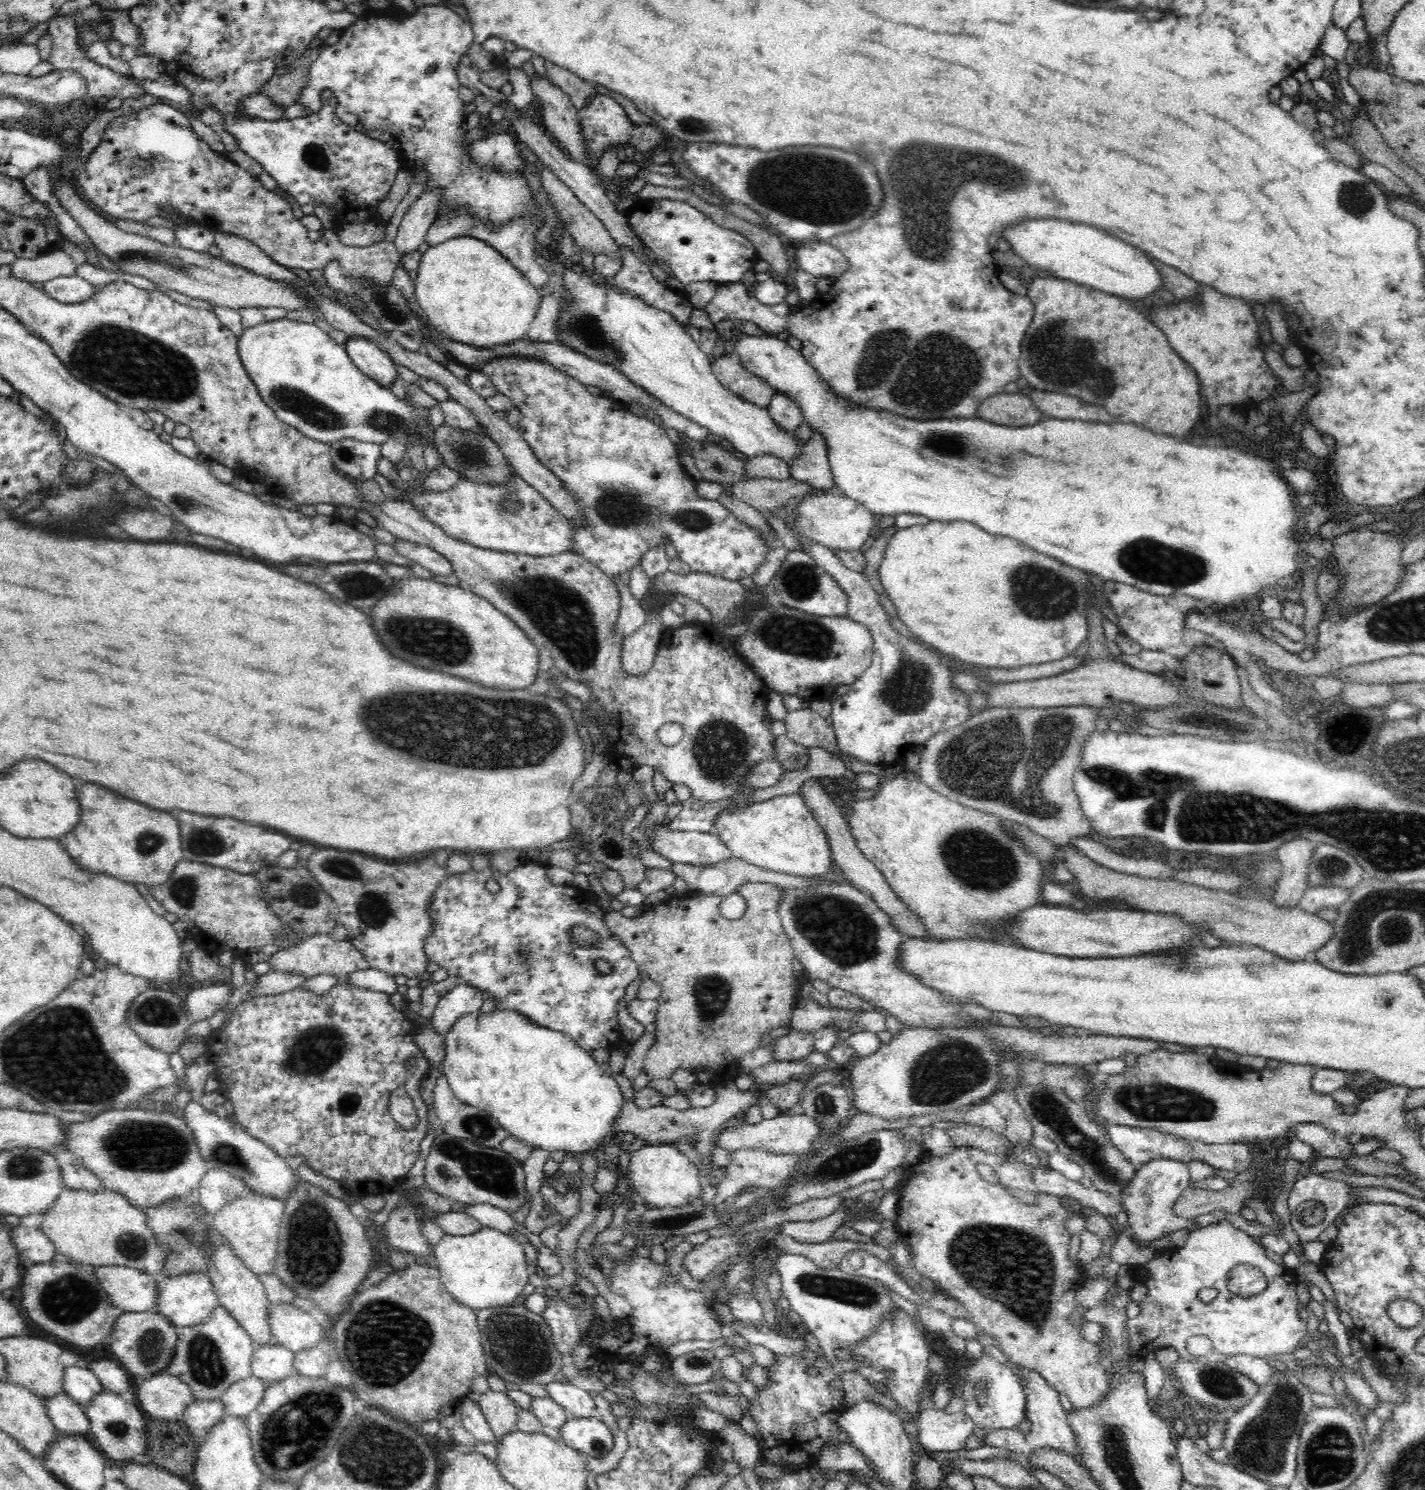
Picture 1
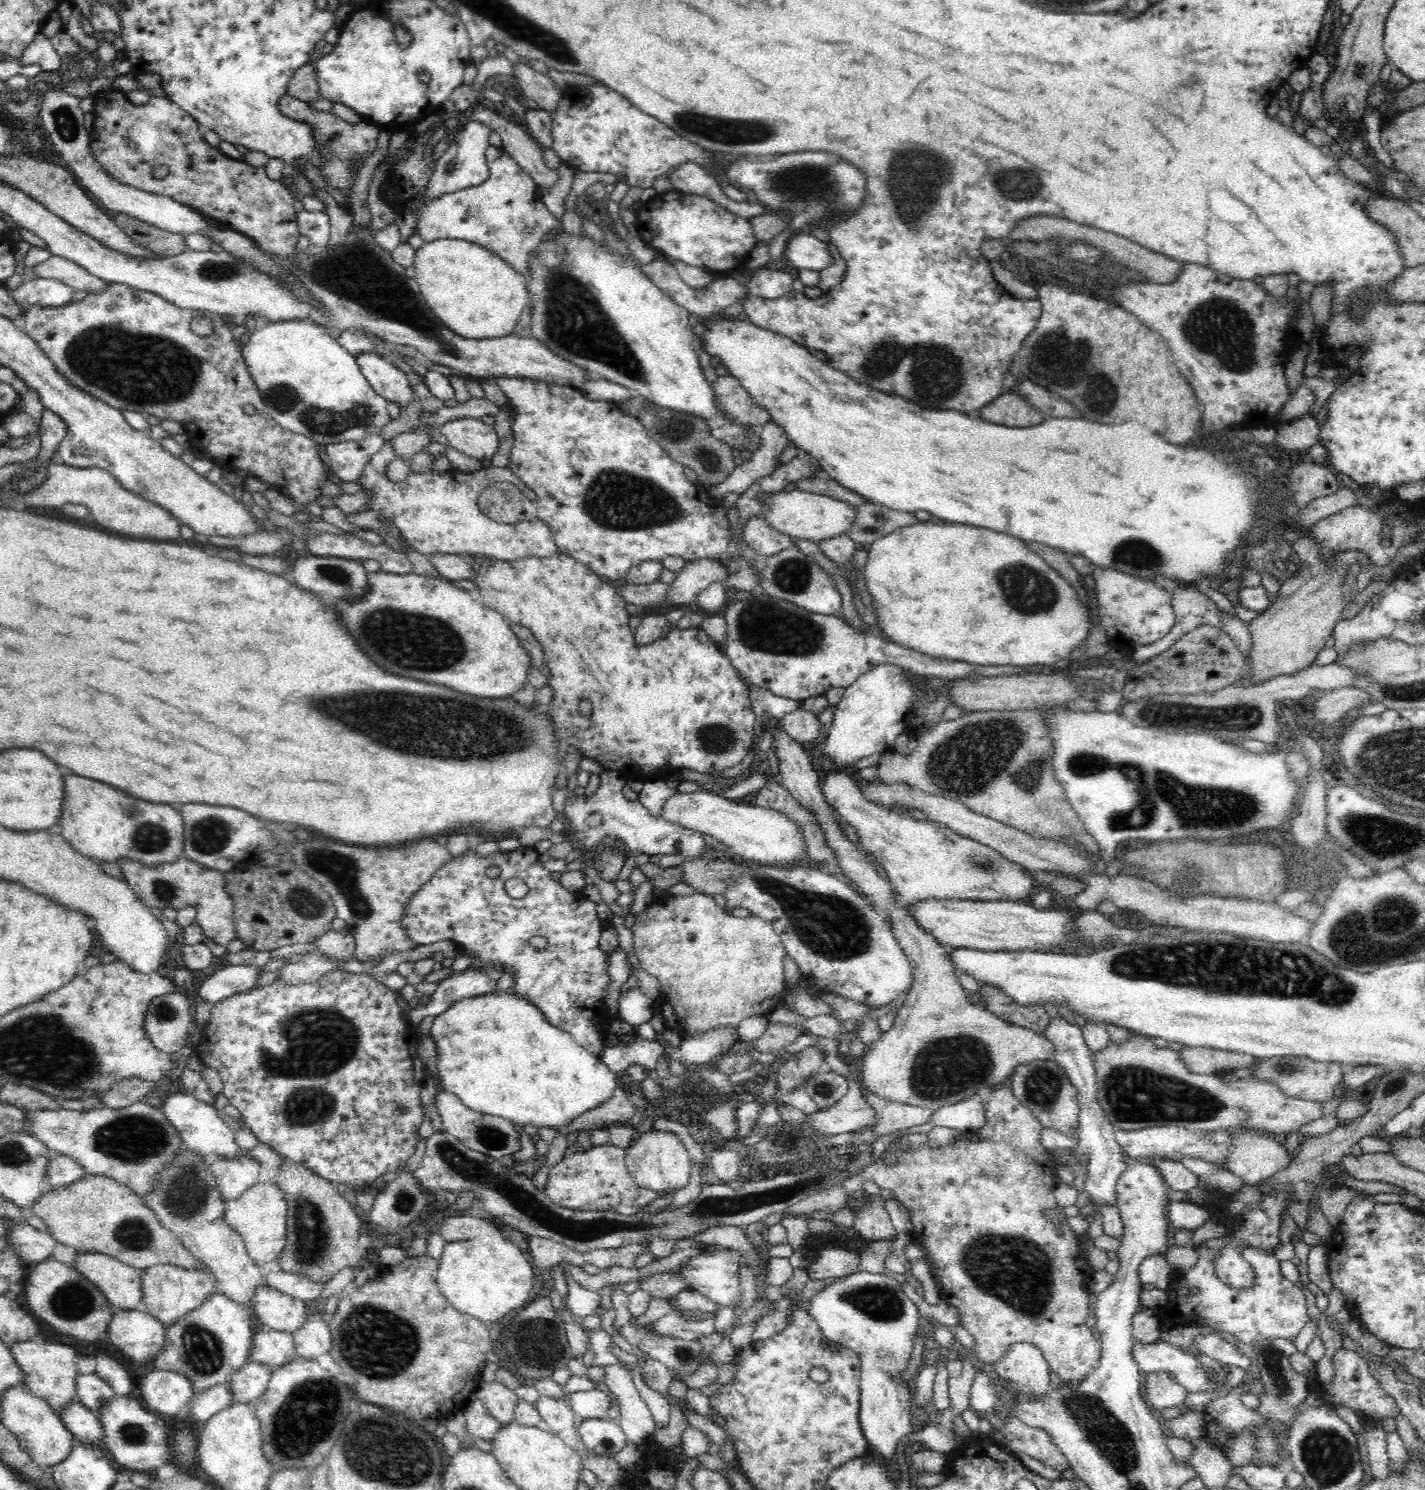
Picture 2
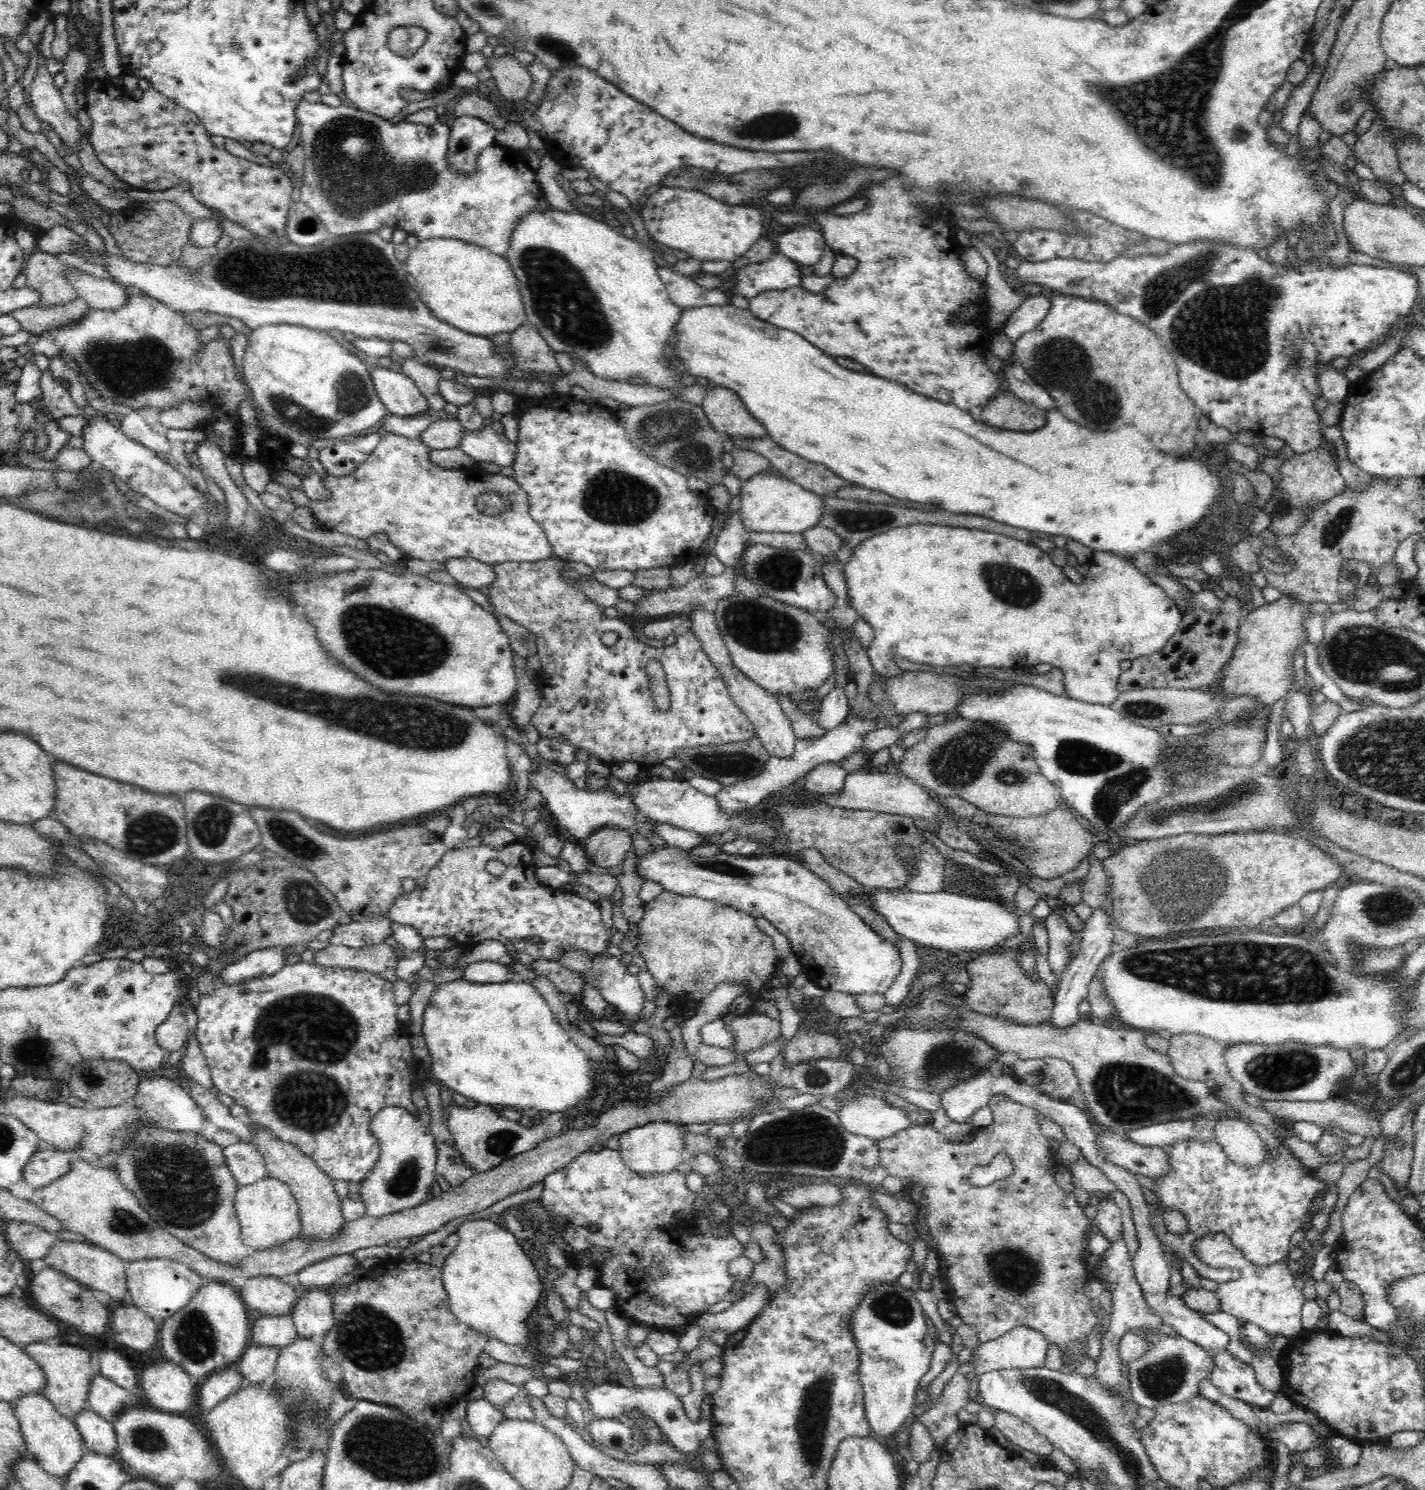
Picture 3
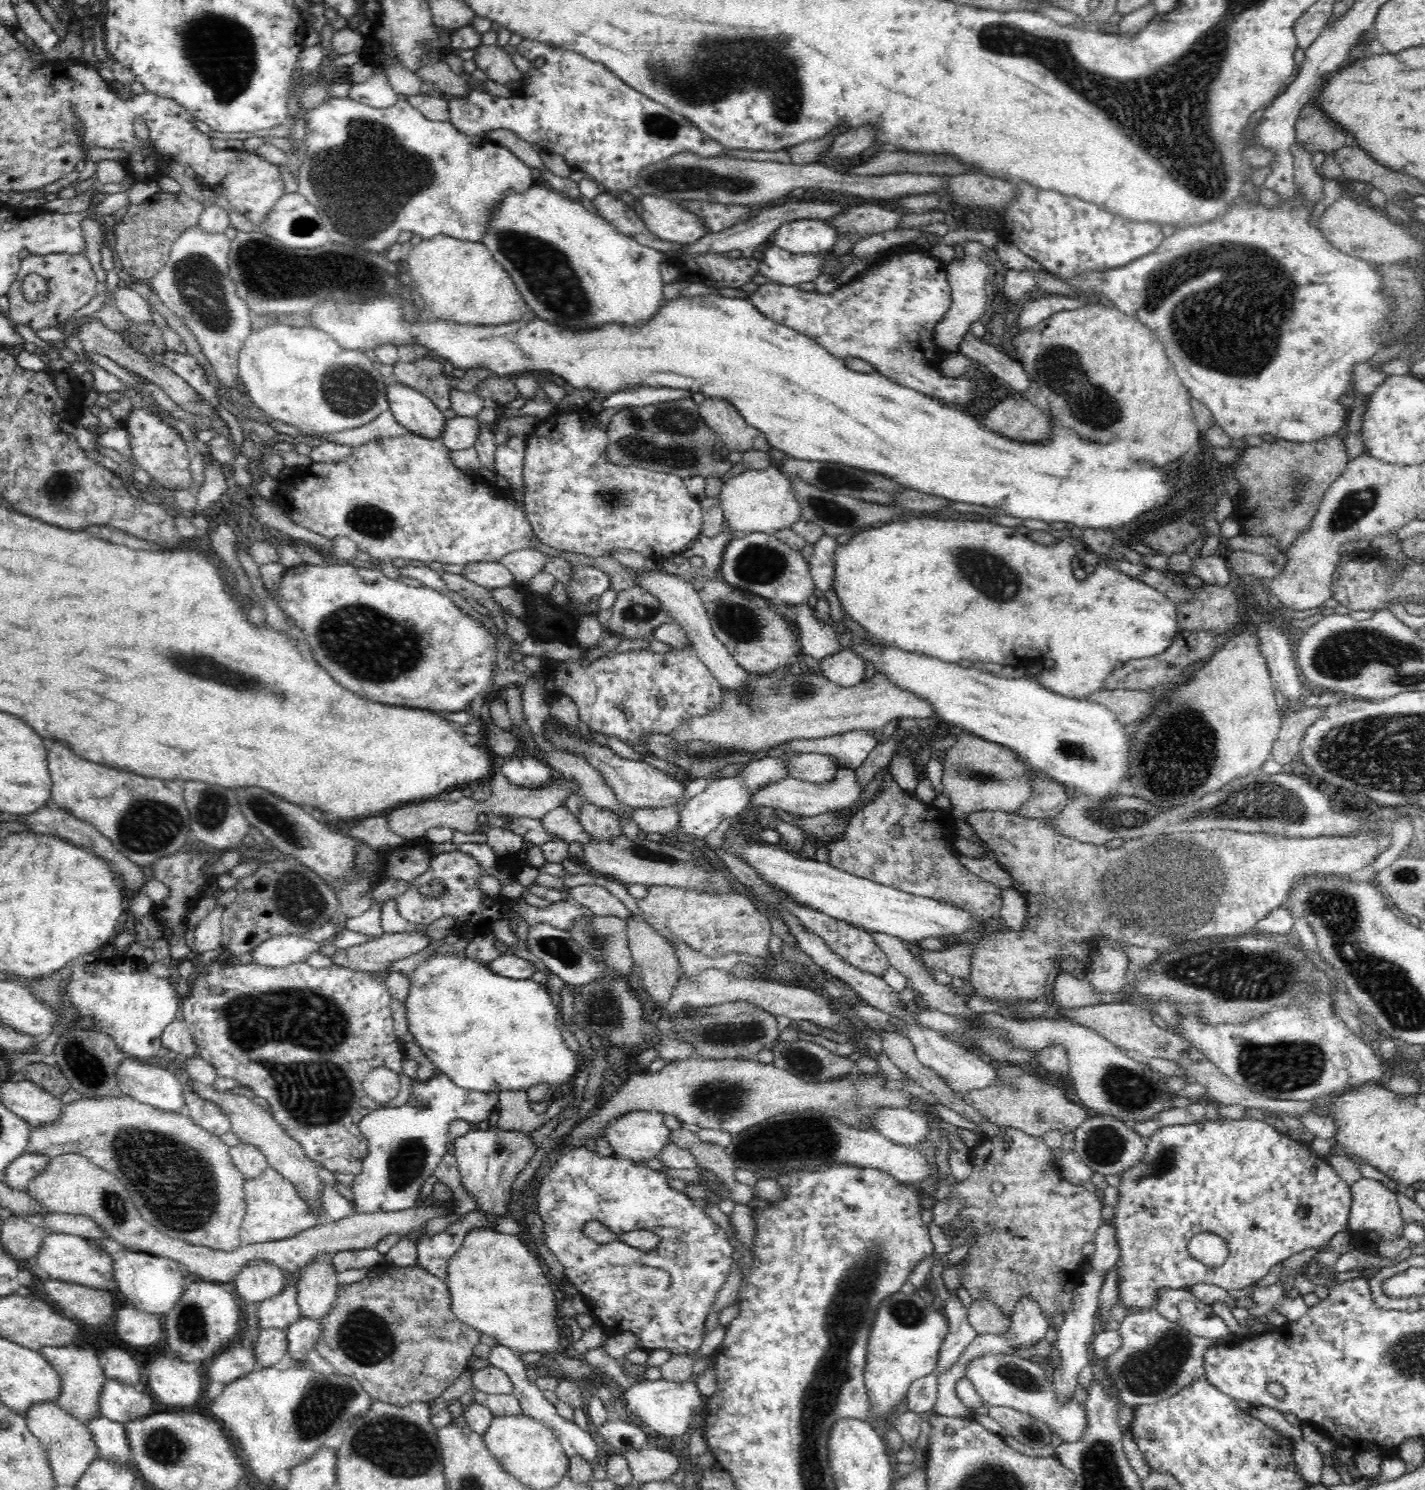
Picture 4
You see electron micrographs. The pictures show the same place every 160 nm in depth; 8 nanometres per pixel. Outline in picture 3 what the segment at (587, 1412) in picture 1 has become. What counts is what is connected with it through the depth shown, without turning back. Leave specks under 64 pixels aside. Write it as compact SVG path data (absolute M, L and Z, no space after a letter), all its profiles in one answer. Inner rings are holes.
M608 1381L604 1384L594 1385L585 1392L589 1408L595 1418L614 1419L620 1414L631 1410L642 1410L659 1426L669 1444L675 1446L680 1452L700 1452L709 1442L710 1432L706 1424L694 1423L687 1417L681 1401L681 1397L669 1388L631 1388L629 1383L614 1383Z

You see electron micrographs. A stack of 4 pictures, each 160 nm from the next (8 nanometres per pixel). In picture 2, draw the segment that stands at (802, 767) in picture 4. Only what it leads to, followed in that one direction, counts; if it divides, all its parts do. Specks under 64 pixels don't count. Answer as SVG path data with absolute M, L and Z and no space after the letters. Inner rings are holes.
M843 771L822 774L821 790L843 822L856 831L859 846L867 850L885 870L899 902L904 906L930 898L1028 901L1034 889L1033 878L1026 874L1022 865L1010 861L994 847L962 836L936 820L896 808L882 808L869 802L862 795L861 788Z

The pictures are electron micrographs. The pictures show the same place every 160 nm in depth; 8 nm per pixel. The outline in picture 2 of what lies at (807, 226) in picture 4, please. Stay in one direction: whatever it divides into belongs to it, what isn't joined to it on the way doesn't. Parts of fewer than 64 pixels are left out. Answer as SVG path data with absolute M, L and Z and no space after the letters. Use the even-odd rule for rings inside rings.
M798 233L791 237L784 256L788 257L790 266L795 269L822 271L834 264L828 243L811 234Z

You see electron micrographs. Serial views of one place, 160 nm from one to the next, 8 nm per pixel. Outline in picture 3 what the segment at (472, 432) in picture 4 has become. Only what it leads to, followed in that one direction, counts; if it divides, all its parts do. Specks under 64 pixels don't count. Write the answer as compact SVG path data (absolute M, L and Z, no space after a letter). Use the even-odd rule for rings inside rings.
M457 418L452 420L438 420L420 433L420 442L432 449L442 450L457 446L463 439L463 432L466 431Z

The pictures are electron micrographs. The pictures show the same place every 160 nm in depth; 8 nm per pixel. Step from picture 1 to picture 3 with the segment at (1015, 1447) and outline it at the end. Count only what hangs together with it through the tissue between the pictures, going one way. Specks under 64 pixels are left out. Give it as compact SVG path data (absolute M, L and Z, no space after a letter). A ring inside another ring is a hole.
M1016 1326L994 1340L982 1342L973 1350L975 1373L1003 1369L1030 1369L1044 1366L1049 1342L1041 1332Z

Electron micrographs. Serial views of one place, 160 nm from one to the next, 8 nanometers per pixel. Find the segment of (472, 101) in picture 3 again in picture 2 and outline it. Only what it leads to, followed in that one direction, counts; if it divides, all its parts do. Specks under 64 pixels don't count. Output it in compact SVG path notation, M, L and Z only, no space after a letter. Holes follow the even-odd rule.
M479 102L466 112L472 121L490 126L502 138L502 147L534 179L538 188L550 188L558 182L558 172L544 161L544 148L518 123L510 122Z

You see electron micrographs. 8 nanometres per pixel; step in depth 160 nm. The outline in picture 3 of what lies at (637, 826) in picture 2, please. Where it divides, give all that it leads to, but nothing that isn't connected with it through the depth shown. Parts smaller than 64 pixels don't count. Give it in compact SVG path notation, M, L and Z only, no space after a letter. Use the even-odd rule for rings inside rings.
M533 762L531 771L529 780L532 795L536 796L543 806L548 806L558 824L577 840L584 842L590 834L604 826L627 830L630 836L640 834L644 838L652 838L655 835L654 826L657 823L643 816L629 795L619 795L612 790L578 790L574 782L567 779L554 765L540 767L538 763Z

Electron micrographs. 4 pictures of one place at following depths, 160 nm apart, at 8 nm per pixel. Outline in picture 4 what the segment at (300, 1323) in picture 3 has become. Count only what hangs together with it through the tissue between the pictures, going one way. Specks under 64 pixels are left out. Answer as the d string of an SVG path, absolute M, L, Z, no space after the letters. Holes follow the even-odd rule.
M334 1254L318 1256L313 1264L304 1266L297 1286L297 1303L301 1316L322 1320L330 1314L338 1298L338 1272L332 1266Z

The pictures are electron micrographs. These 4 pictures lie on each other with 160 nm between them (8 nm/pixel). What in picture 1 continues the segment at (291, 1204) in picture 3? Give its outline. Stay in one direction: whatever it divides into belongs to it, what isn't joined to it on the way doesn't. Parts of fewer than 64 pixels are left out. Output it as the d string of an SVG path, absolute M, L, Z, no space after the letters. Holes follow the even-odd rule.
M249 1191L218 1210L210 1219L210 1227L222 1235L234 1254L254 1274L272 1274L277 1260L284 1210L285 1201Z

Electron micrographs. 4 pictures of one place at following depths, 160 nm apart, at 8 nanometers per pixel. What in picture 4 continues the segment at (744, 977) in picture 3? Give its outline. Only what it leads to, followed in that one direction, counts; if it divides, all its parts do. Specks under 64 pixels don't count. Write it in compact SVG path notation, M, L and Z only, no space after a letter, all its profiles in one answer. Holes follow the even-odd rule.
M650 886L647 895L637 900L643 918L661 934L670 945L680 938L704 956L718 958L732 952L768 958L772 929L770 921L755 907L746 895L736 893L704 894L700 891L670 886Z

